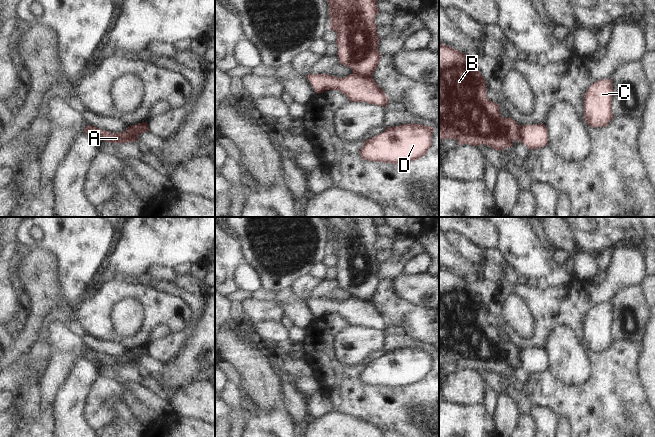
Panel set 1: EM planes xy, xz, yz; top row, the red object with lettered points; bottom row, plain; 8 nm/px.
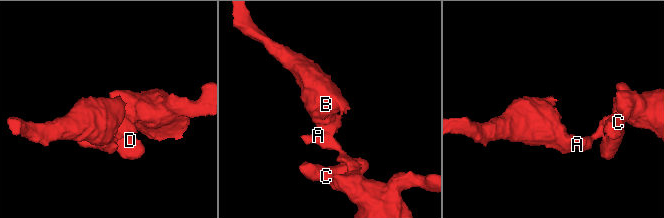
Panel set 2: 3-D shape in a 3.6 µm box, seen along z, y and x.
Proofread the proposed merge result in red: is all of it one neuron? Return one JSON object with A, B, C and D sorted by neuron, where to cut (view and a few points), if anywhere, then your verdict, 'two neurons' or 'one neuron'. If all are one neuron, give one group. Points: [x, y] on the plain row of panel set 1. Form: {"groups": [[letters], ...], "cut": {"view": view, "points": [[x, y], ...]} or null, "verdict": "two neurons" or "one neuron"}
{"groups": [["A", "C", "D"], ["B"]], "cut": {"view": "xz", "points": [[353, 296], [371, 301]]}, "verdict": "two neurons"}

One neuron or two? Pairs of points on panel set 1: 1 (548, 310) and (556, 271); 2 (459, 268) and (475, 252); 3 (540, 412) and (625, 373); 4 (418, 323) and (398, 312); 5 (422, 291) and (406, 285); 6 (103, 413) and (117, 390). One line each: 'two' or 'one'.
1: two
2: two
3: two
4: one
5: one
6: one

